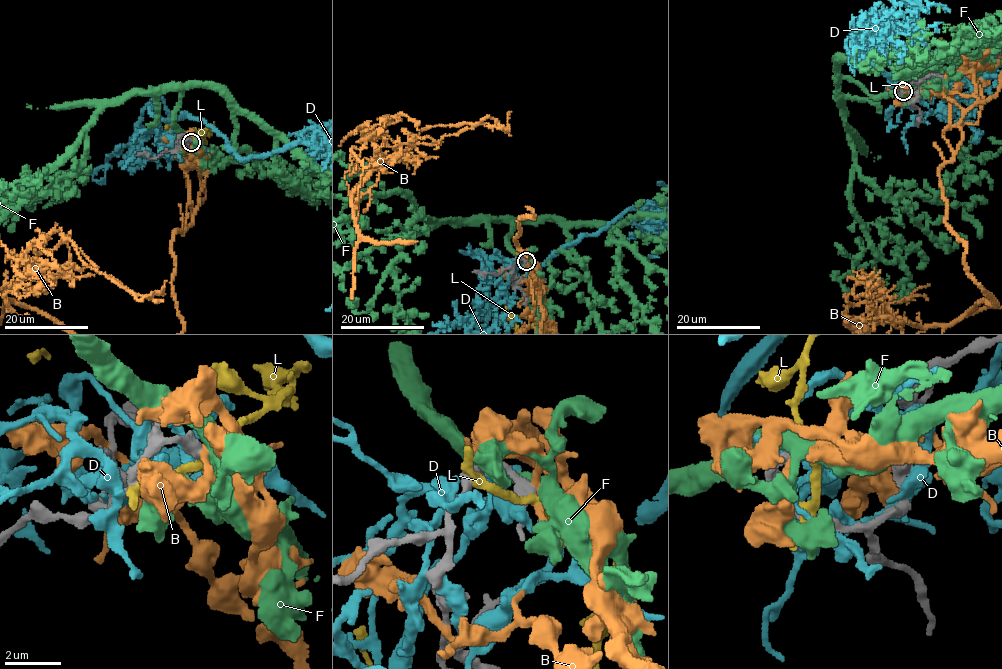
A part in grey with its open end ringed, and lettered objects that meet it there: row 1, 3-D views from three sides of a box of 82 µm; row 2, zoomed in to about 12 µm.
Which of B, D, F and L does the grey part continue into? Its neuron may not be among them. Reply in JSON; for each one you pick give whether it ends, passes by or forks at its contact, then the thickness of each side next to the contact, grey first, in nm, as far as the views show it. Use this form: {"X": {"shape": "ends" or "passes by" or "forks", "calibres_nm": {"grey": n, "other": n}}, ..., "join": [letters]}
{"join": []}

